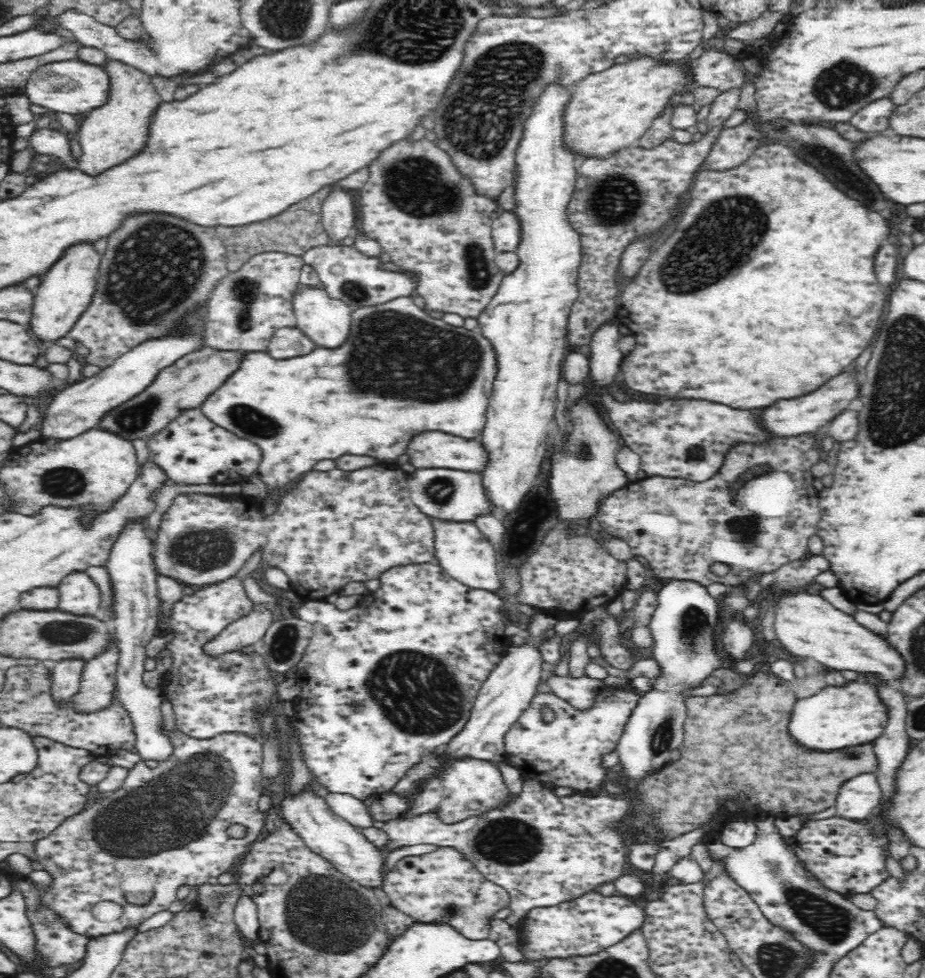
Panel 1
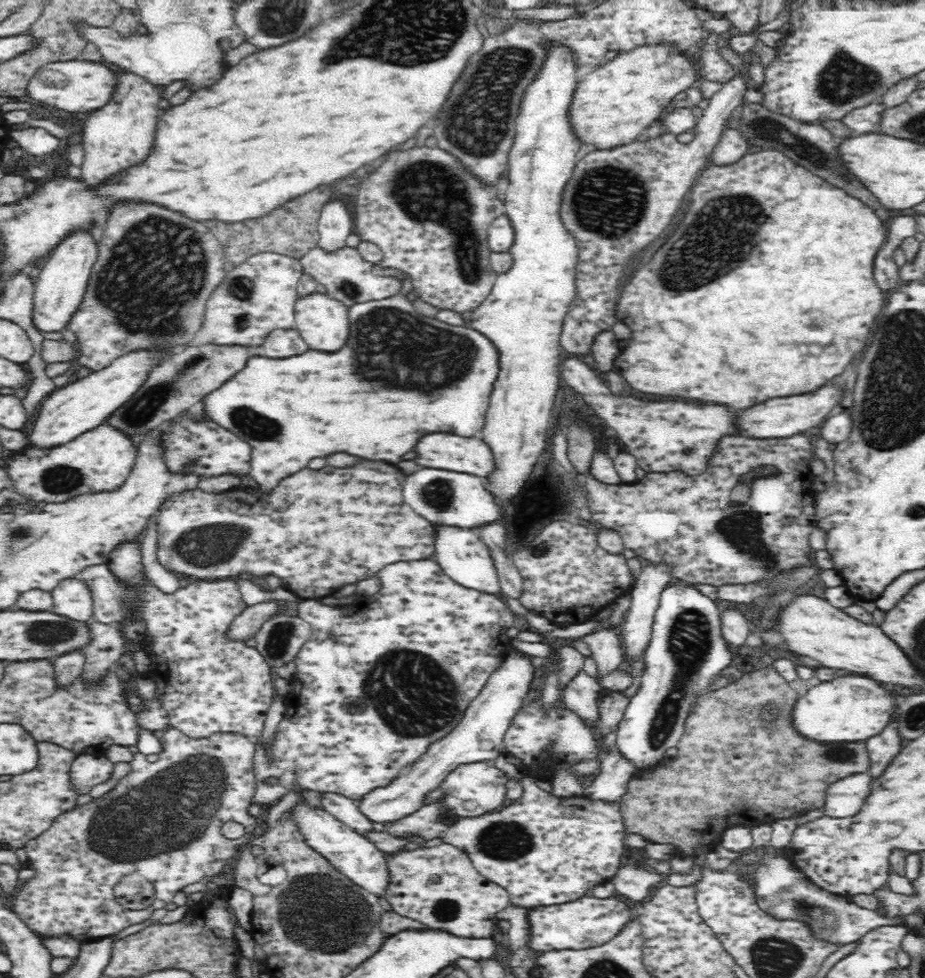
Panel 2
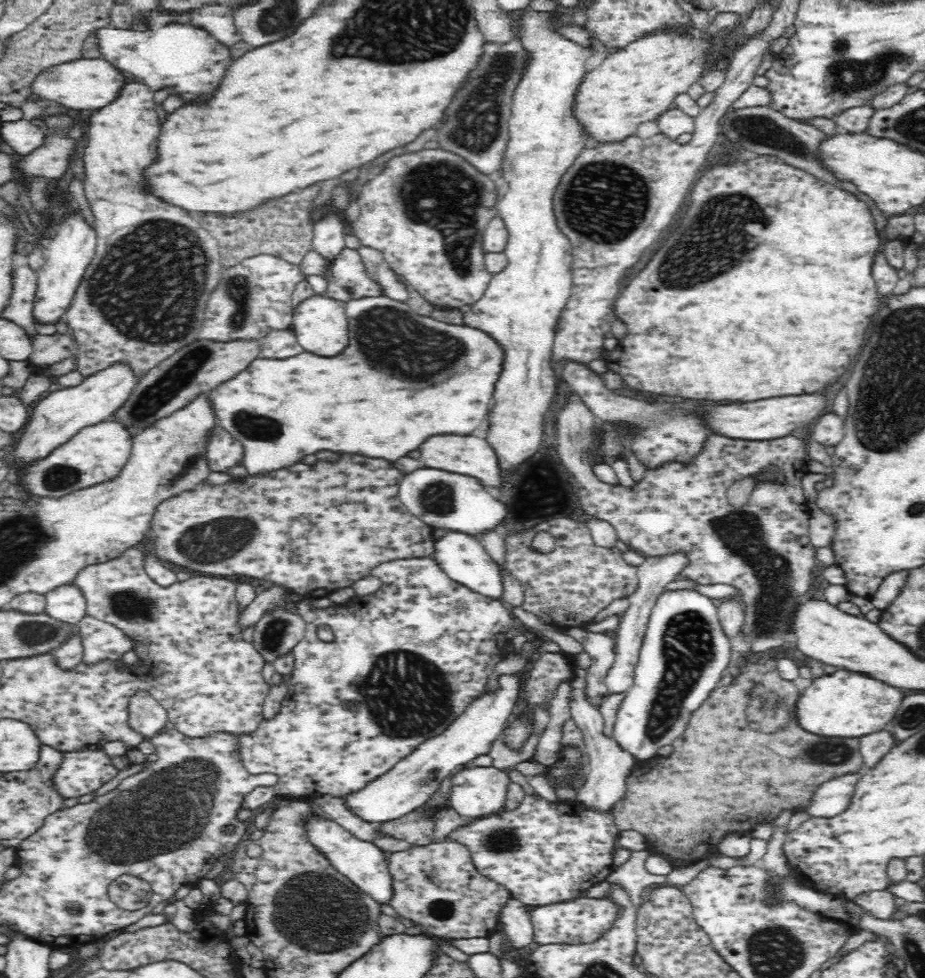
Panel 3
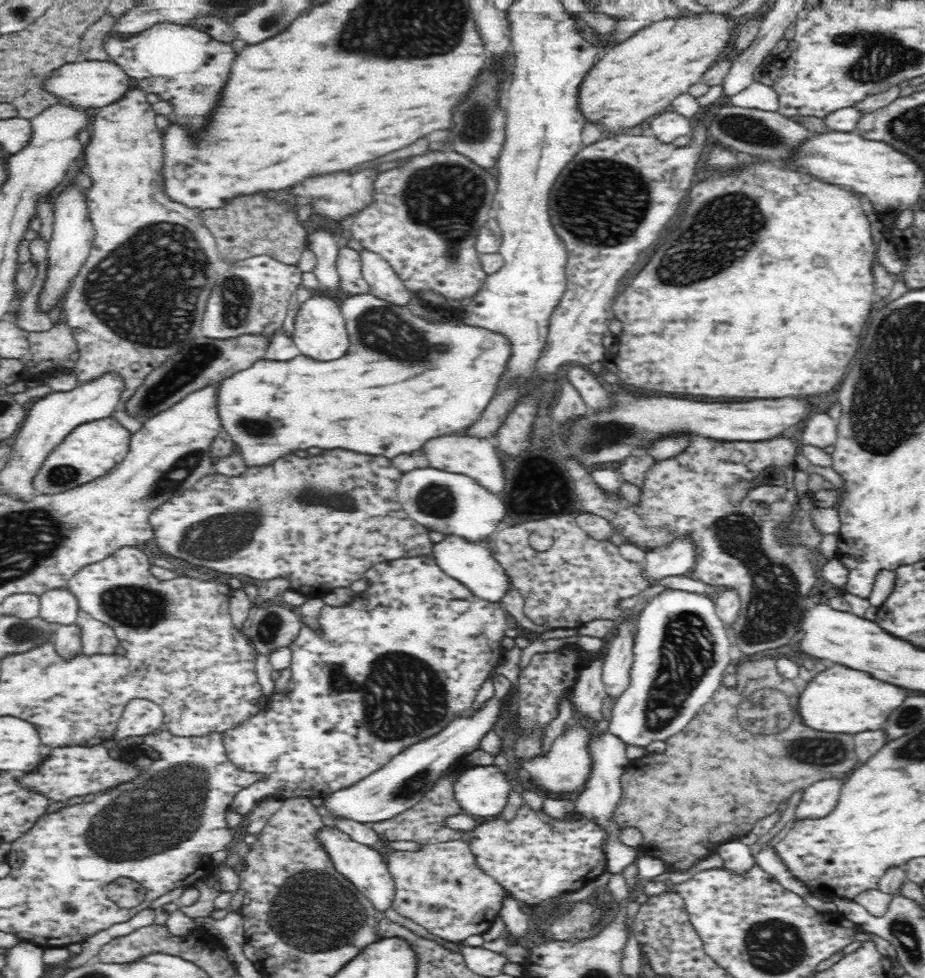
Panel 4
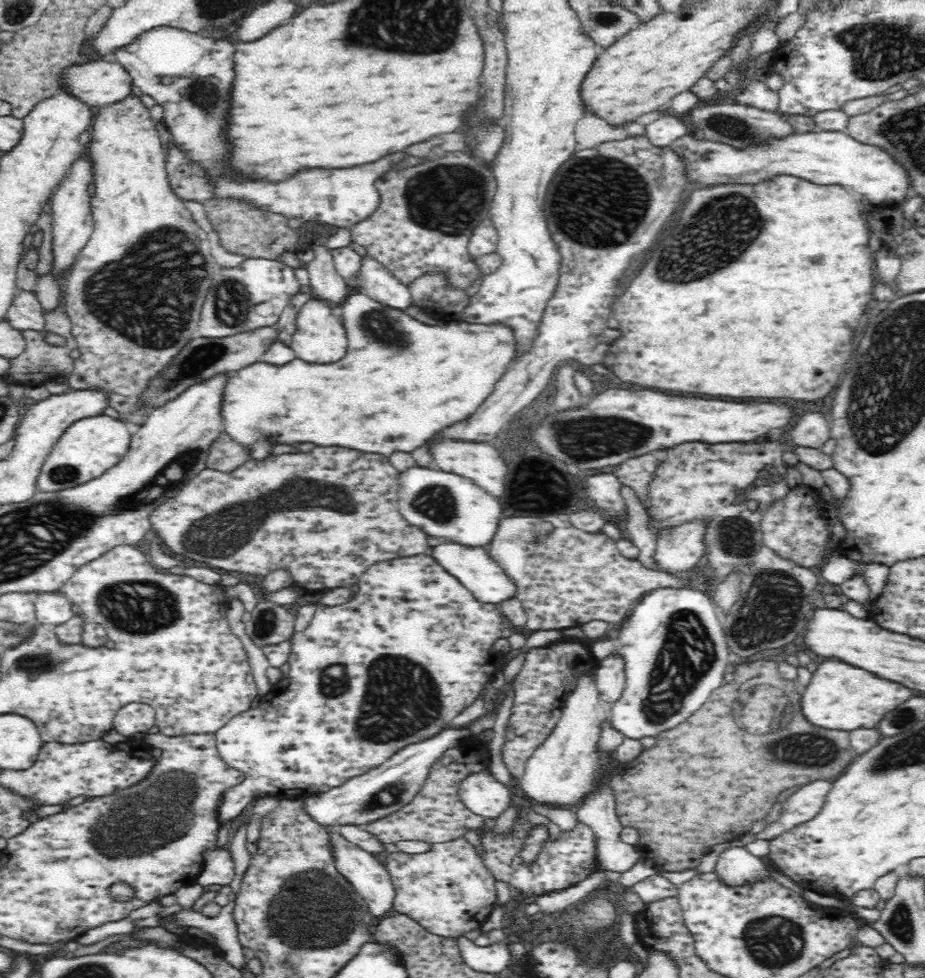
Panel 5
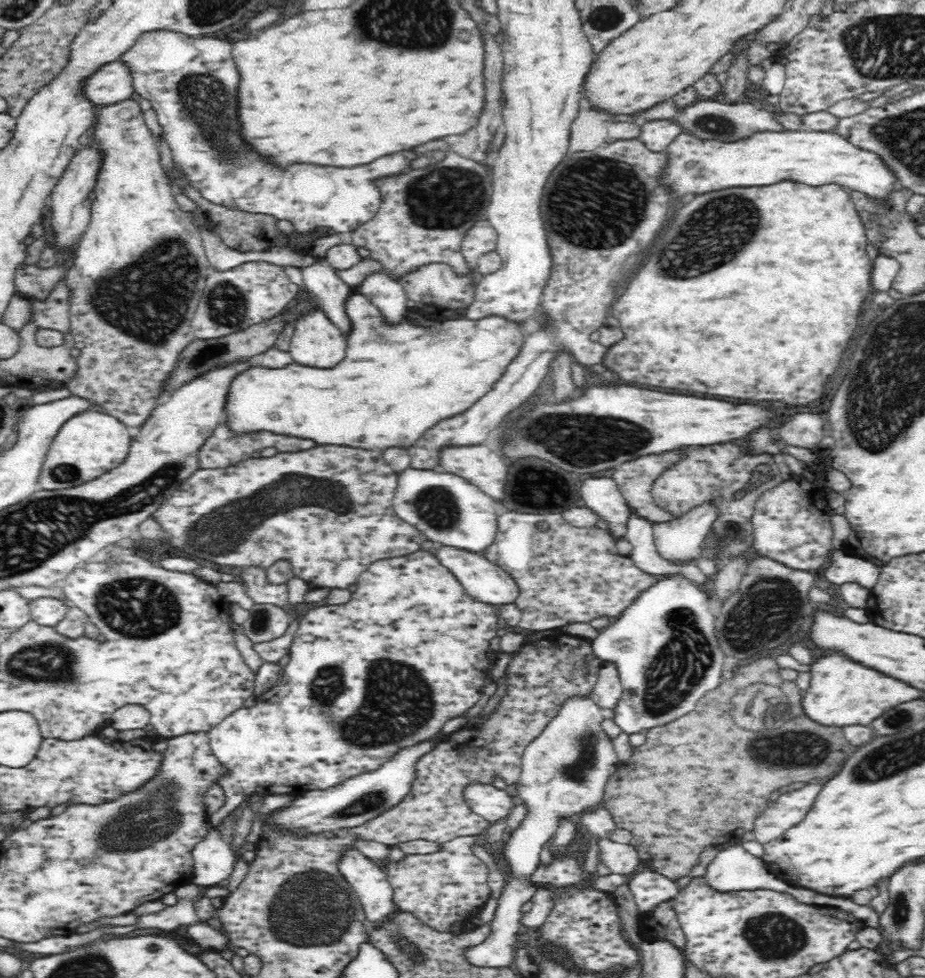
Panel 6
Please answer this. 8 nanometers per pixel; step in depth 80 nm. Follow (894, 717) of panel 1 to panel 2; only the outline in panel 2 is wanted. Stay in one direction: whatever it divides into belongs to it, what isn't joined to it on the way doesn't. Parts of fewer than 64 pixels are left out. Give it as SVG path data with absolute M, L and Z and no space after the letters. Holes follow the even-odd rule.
M896 718L890 725L885 726L880 734L867 738L864 743L869 758L866 773L871 777L878 776L888 761L899 753L900 747L904 743L897 729Z

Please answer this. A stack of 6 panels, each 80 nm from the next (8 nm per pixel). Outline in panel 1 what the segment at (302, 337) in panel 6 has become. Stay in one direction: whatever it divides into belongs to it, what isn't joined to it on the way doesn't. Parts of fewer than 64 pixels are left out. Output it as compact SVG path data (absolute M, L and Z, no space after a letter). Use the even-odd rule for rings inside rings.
M299 285L295 292L293 309L297 320L295 327L299 328L304 336L308 336L318 348L334 350L346 342L351 331L352 308L345 302L330 298L324 289L307 288L307 286Z

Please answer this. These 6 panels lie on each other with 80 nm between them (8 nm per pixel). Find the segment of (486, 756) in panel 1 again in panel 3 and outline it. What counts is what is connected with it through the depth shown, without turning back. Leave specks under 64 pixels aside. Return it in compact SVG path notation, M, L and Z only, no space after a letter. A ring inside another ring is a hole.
M519 674L500 676L497 681L496 690L476 698L469 708L441 733L428 737L363 787L340 796L345 810L374 825L400 818L434 798L458 768L478 756L488 754L494 740L501 739L505 723L519 698Z

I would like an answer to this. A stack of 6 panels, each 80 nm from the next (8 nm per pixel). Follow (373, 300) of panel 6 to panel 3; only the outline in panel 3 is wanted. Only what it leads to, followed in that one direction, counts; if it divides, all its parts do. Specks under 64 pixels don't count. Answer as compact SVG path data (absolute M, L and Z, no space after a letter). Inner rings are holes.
M360 246L357 251L364 263L367 277L380 286L381 295L396 302L406 302L408 290L401 278L391 269L384 255L367 246Z

